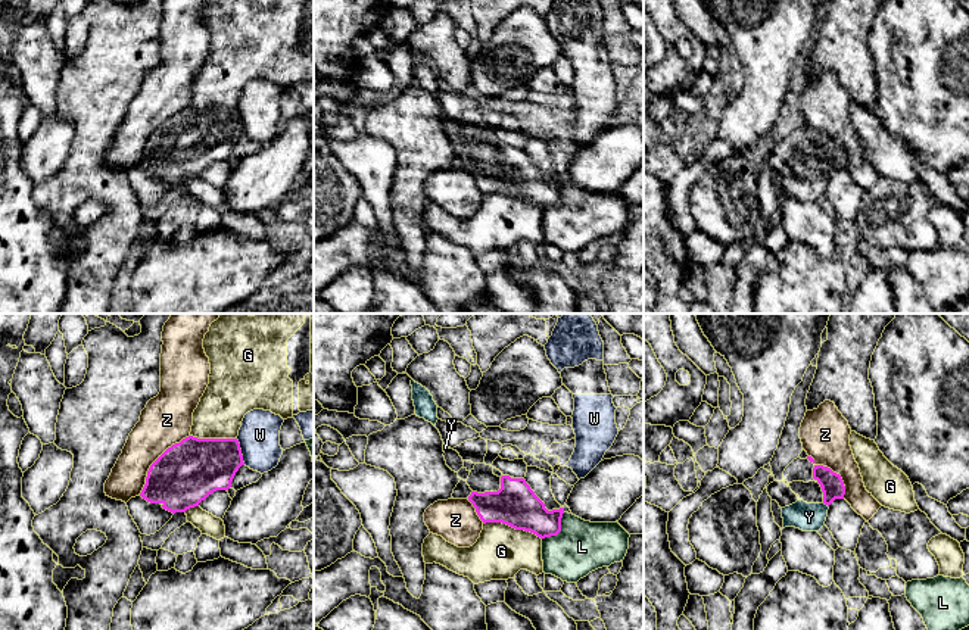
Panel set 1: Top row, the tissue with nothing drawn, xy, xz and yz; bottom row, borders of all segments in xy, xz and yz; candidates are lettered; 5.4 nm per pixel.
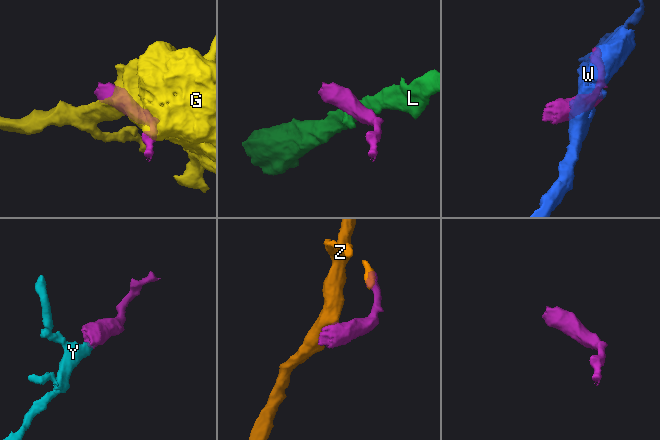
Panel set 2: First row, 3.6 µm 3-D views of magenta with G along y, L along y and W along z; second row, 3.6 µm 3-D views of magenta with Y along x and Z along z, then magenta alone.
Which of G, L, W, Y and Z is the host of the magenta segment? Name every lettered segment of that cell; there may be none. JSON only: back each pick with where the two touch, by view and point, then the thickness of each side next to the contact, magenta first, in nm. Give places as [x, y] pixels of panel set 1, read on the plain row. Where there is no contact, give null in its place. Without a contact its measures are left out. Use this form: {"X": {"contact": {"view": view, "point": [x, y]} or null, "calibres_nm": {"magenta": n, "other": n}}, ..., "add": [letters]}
{"Y": {"contact": {"view": "yz", "point": [825, 174]}, "calibres_nm": {"magenta": 130, "other": 160}}, "add": ["Y"]}

